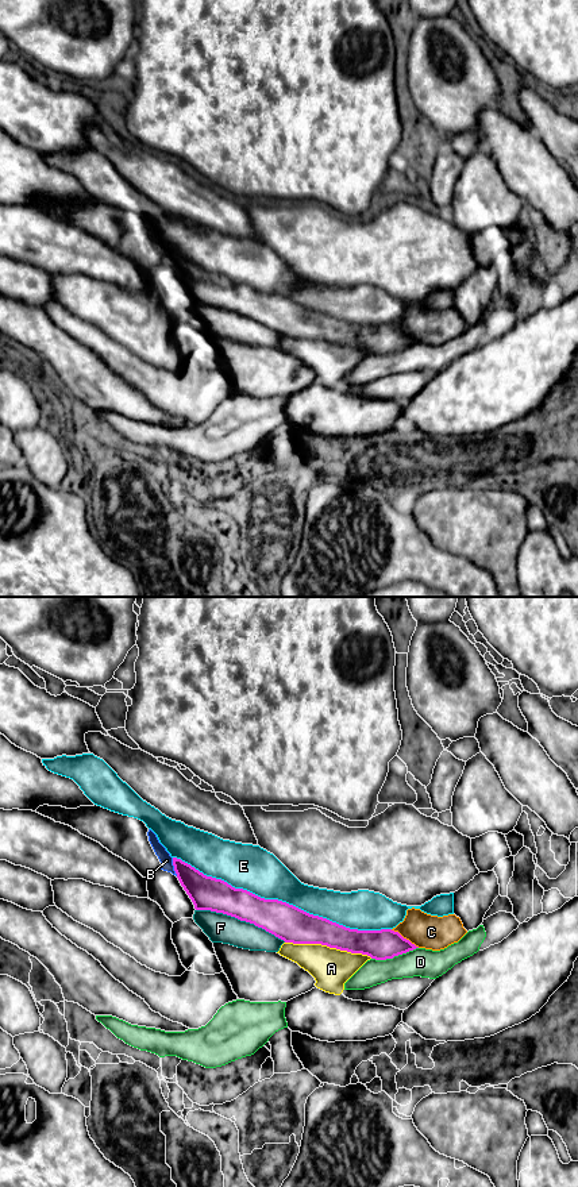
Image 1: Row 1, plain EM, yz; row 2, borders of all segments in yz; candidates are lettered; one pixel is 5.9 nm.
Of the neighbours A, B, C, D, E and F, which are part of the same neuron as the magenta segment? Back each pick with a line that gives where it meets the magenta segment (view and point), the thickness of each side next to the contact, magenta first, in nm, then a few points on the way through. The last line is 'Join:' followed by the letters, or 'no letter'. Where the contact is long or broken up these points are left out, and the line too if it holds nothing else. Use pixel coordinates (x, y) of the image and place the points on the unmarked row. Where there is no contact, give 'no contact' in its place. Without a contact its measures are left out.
B: contact yz (174, 262); calibres 200 and 80 nm; way yz (207, 288), (184, 266), (174, 262), (166, 255)
Join: B

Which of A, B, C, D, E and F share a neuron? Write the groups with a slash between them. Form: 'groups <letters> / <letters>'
groups A / B / C / D / E / F

